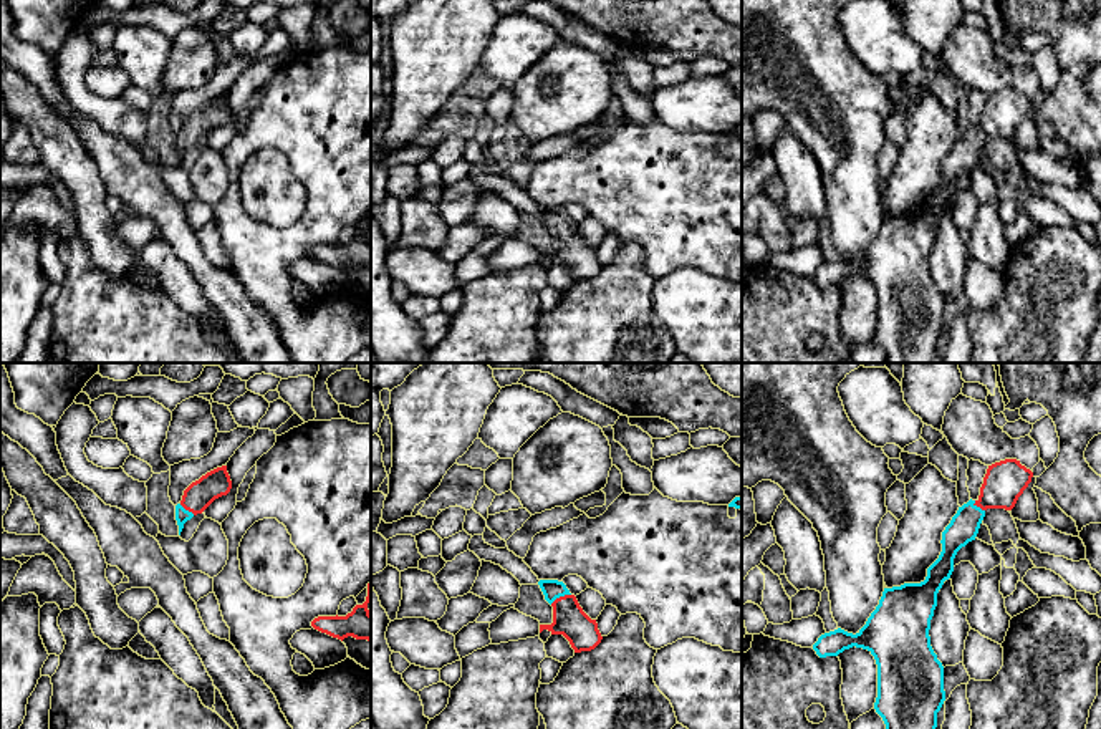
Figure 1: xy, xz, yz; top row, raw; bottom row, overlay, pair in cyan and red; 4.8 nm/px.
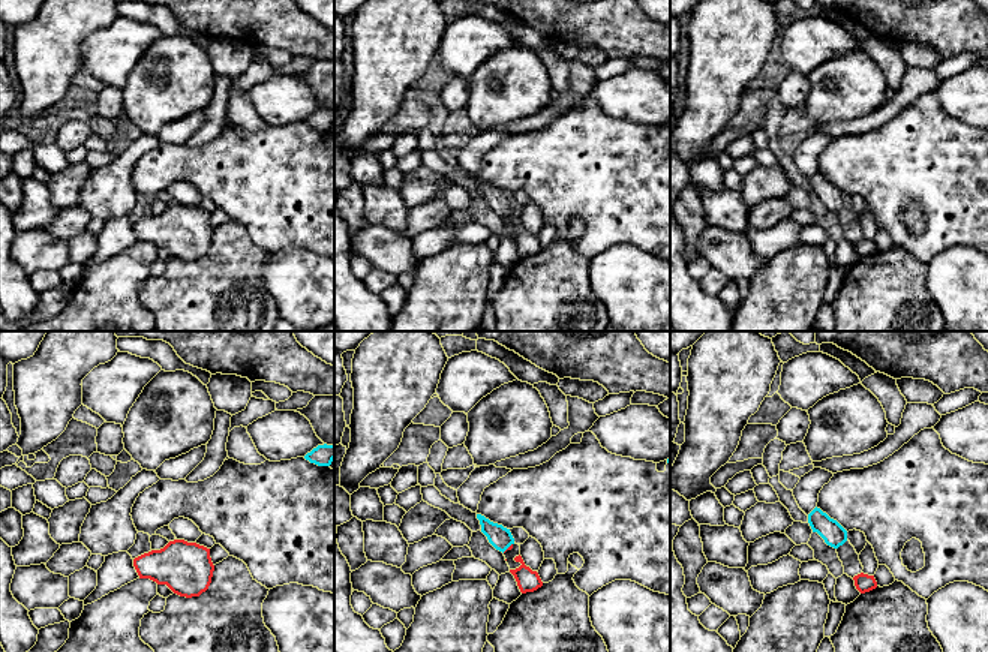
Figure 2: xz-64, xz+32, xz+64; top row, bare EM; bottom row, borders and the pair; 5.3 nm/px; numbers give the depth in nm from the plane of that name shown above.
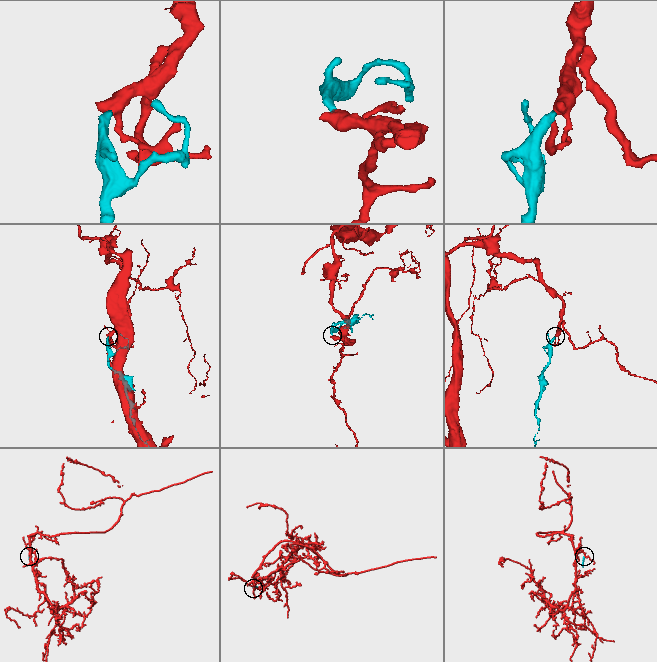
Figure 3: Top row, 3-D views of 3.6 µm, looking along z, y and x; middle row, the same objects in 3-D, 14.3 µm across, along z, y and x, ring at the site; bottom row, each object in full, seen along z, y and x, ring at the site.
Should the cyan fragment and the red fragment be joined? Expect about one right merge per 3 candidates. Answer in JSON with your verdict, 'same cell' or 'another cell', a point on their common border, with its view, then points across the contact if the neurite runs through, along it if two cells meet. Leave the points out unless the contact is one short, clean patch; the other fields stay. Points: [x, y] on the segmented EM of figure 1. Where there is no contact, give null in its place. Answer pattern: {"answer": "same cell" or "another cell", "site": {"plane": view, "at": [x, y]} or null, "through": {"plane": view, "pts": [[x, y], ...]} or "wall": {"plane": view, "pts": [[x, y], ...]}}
{"answer": "same cell", "site": {"plane": "xz", "at": [560, 595]}, "through": {"plane": "xz", "pts": [[552, 588], [560, 595], [568, 618]]}}

